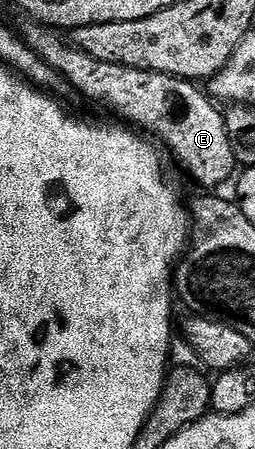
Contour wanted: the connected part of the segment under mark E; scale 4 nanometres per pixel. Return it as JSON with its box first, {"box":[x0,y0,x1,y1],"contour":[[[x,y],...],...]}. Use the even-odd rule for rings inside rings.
{"box":[18,20,238,186],"contour":[[[24,20],[24,23],[18,26],[18,33],[24,43],[30,48],[34,48],[34,52],[38,52],[38,56],[47,66],[57,70],[68,81],[68,85],[73,91],[81,90],[86,97],[93,98],[94,101],[101,102],[104,106],[109,106],[120,117],[117,119],[127,120],[133,127],[143,131],[145,135],[151,136],[153,139],[155,139],[154,137],[161,138],[168,145],[169,152],[180,161],[181,168],[198,185],[220,186],[223,182],[230,181],[229,183],[231,183],[233,181],[238,170],[238,163],[227,132],[225,111],[205,91],[204,95],[196,87],[199,85],[195,81],[175,78],[162,72],[135,70],[118,64],[106,64],[106,60],[94,60],[94,56],[86,56],[86,52],[82,52],[77,46],[72,45],[59,29],[35,20]]]}

